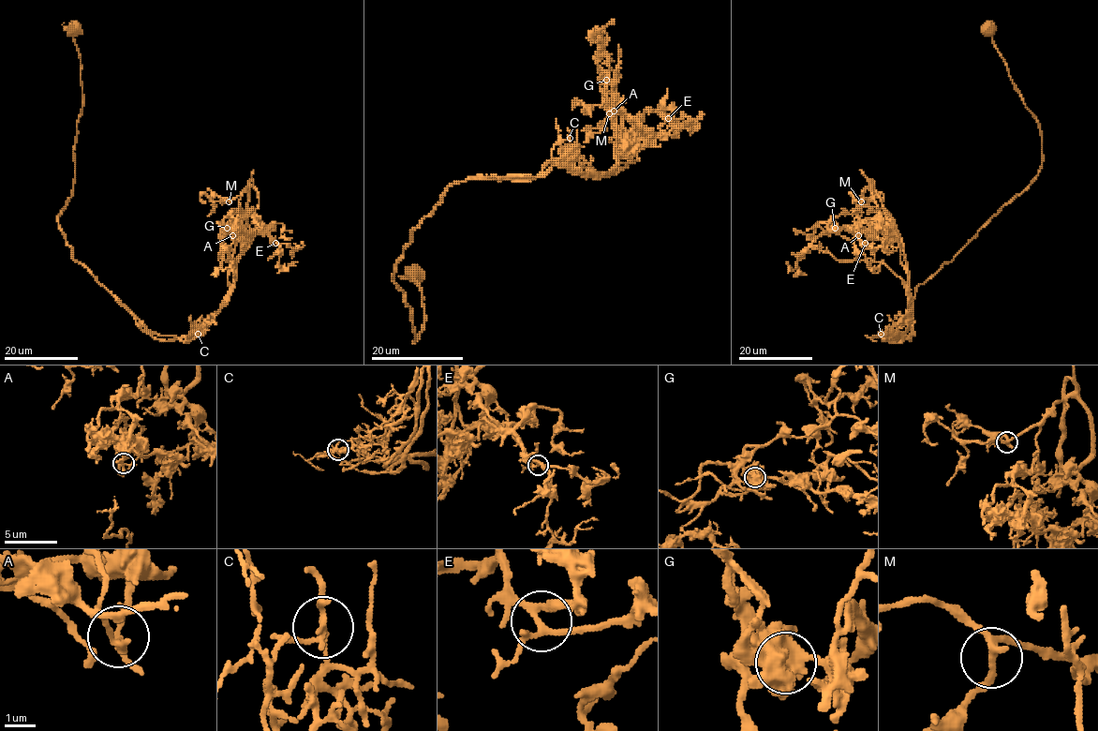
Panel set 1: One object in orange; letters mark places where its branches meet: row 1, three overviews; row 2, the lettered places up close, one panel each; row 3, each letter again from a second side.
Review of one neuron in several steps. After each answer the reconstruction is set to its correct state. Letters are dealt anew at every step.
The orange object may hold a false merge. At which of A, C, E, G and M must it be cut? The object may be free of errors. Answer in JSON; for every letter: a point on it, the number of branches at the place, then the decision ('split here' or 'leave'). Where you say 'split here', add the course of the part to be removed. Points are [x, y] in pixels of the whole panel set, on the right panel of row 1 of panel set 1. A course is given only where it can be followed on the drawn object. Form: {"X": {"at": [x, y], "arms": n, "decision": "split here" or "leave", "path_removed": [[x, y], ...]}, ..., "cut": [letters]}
{"A": {"at": [858, 235], "arms": 6, "decision": "split here", "path_removed": [[858, 235], [880, 226], [870, 180], [894, 223], [906, 261], [912, 320], [898, 341], [913, 334], [913, 297]]}, "C": {"at": [881, 334], "arms": 3, "decision": "leave"}, "E": {"at": [865, 243], "arms": 4, "decision": "leave"}, "G": {"at": [835, 228], "arms": 6, "decision": "leave"}, "M": {"at": [861, 201], "arms": 3, "decision": "leave"}, "cut": ["A"]}

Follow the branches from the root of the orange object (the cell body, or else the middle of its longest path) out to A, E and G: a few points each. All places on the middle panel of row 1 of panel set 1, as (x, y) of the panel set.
A: (415, 276), (413, 342), (393, 268), (445, 190), (532, 180), (551, 161), (609, 173), (614, 111)
E: (415, 276), (413, 342), (393, 268), (449, 186), (551, 161), (616, 172), (642, 113), (668, 118)
G: (415, 276), (413, 342), (393, 268), (449, 186), (532, 180), (551, 161), (609, 173), (621, 143), (606, 80)

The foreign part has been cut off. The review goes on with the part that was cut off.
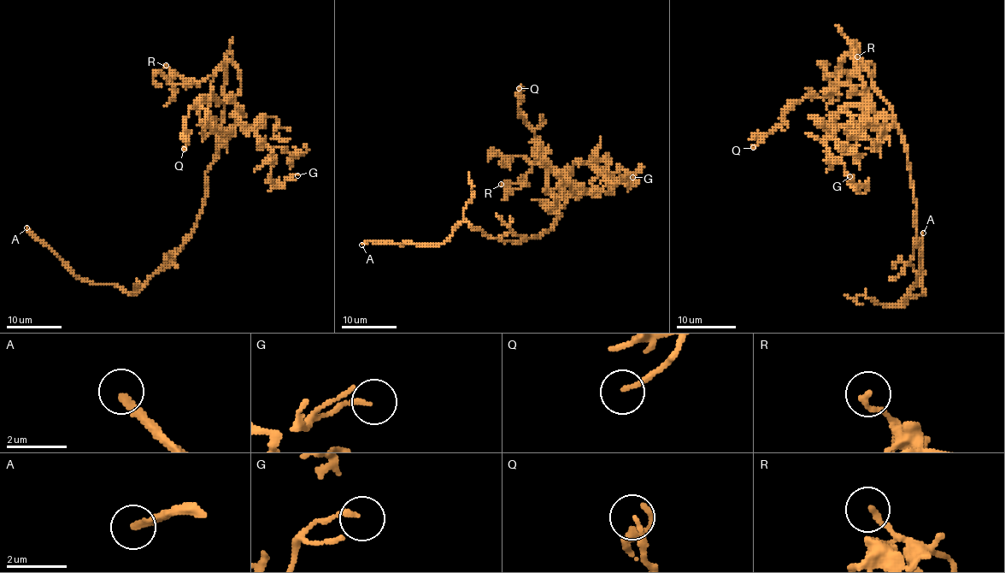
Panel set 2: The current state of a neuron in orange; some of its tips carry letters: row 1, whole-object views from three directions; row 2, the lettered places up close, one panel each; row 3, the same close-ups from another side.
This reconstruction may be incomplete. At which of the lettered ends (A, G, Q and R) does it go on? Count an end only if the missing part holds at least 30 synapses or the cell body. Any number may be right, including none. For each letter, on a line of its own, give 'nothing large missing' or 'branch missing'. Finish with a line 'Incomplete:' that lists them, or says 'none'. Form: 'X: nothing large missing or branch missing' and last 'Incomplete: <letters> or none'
A: branch missing
G: nothing large missing
Q: nothing large missing
R: nothing large missing
Incomplete: A

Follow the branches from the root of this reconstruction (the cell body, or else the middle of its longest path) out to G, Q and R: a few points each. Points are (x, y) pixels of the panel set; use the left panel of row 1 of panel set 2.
G: (218, 139), (229, 51), (240, 76), (236, 115), (272, 151), (272, 180), (283, 186), (297, 175)
Q: (218, 139), (229, 51), (232, 57), (218, 68), (210, 96), (190, 109), (184, 121), (188, 141), (184, 149)
R: (218, 139), (222, 127), (225, 56), (231, 53), (231, 58), (197, 85), (193, 80), (176, 76), (166, 65)

